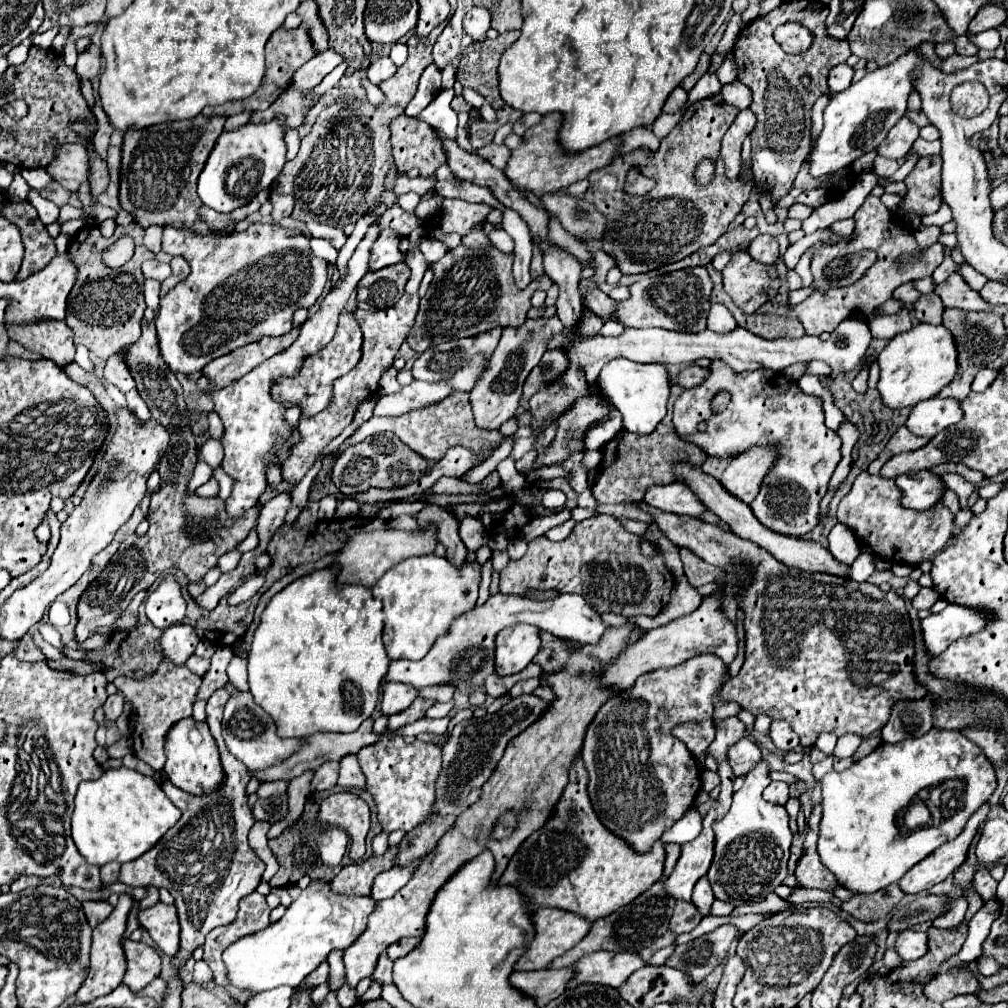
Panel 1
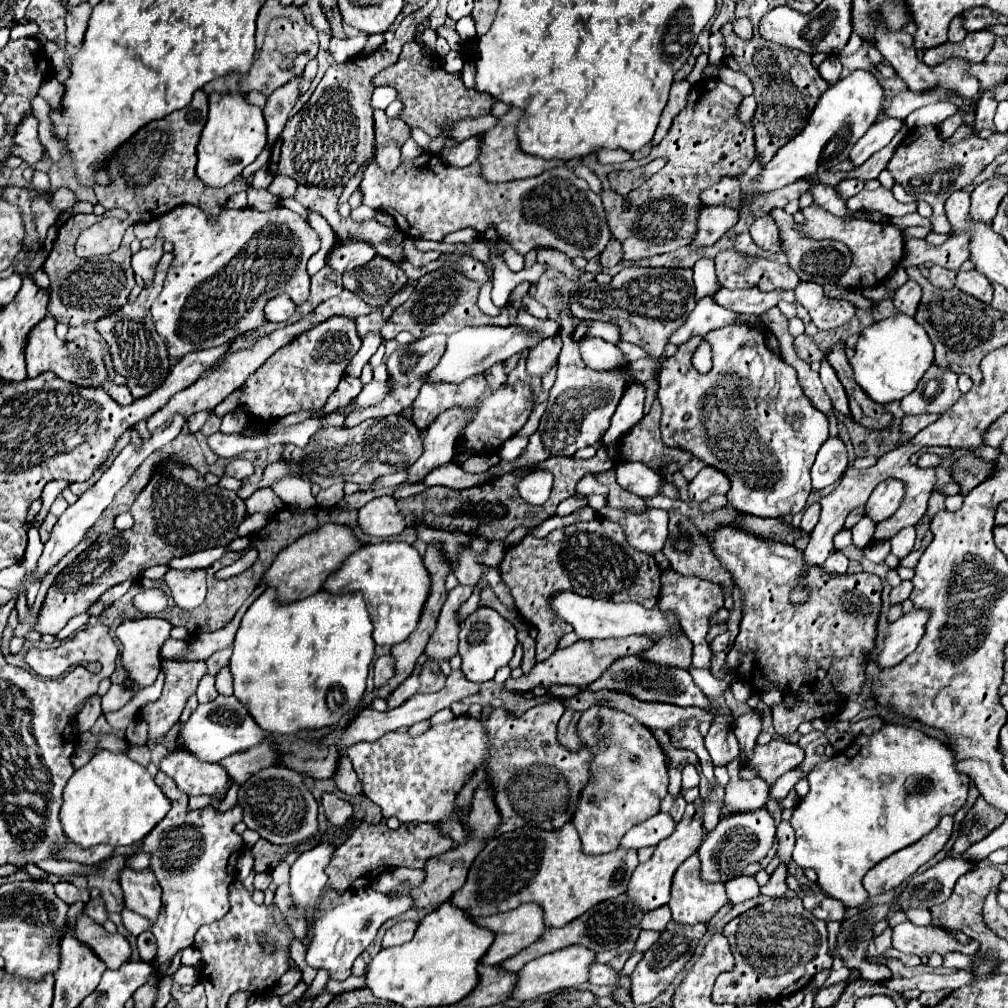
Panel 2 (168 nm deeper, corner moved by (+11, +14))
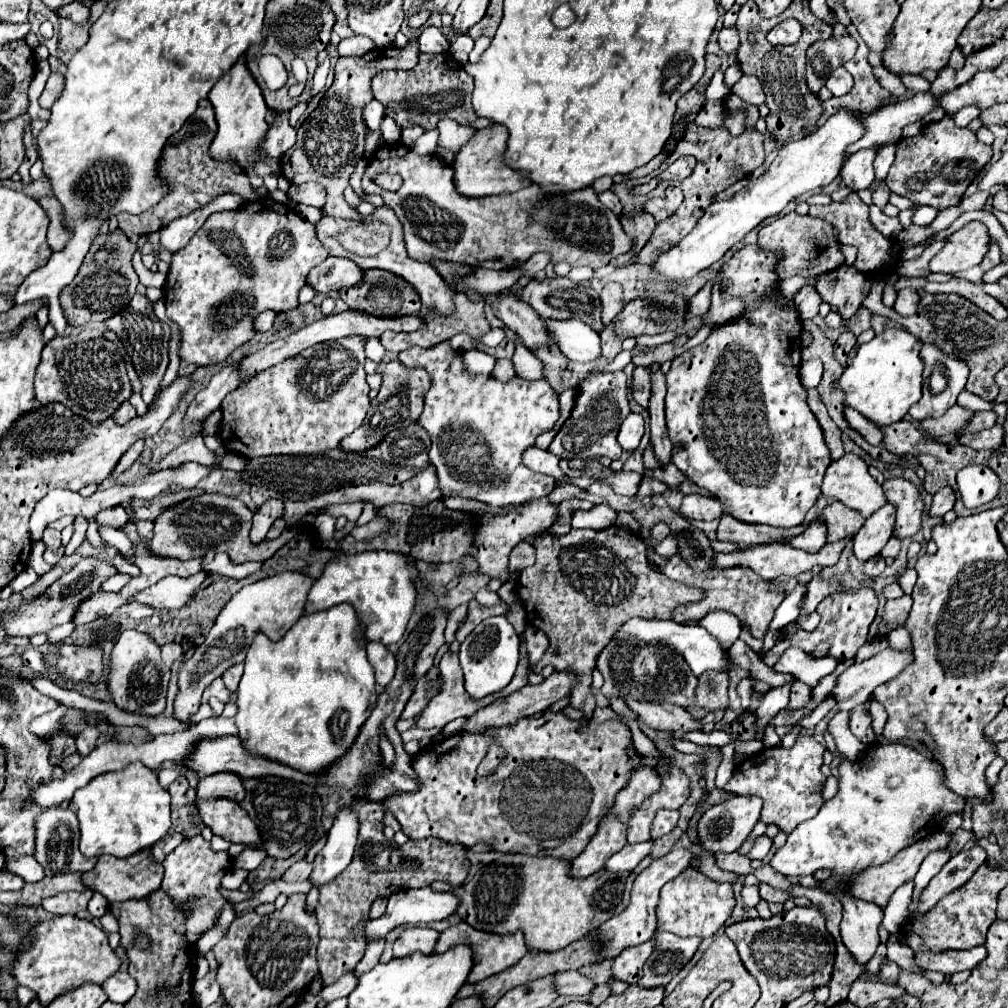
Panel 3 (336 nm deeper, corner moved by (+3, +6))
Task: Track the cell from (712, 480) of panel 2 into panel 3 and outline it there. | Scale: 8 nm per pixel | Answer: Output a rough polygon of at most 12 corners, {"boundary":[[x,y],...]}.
{"boundary":[[689,494],[677,514],[689,520],[715,520],[721,502]]}

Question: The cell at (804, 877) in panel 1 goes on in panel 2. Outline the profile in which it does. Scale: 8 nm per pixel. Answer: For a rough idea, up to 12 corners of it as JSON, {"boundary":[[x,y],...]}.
{"boundary":[[779,864],[761,894],[781,898],[787,890],[787,866]]}

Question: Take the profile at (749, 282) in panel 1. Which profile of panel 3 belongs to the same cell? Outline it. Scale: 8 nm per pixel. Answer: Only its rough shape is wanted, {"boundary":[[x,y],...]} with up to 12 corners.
{"boundary":[[813,286],[795,294],[803,320],[819,314],[821,296]]}

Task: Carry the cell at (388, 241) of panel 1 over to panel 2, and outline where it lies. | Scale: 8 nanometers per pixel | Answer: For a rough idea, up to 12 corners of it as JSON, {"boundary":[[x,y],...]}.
{"boundary":[[369,242],[339,244],[327,256],[337,272],[349,272],[375,258]]}

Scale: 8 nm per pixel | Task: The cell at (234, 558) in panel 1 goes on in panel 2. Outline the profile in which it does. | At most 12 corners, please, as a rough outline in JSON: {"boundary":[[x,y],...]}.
{"boundary":[[249,514],[239,524],[241,536],[253,536],[269,520],[269,514]]}

